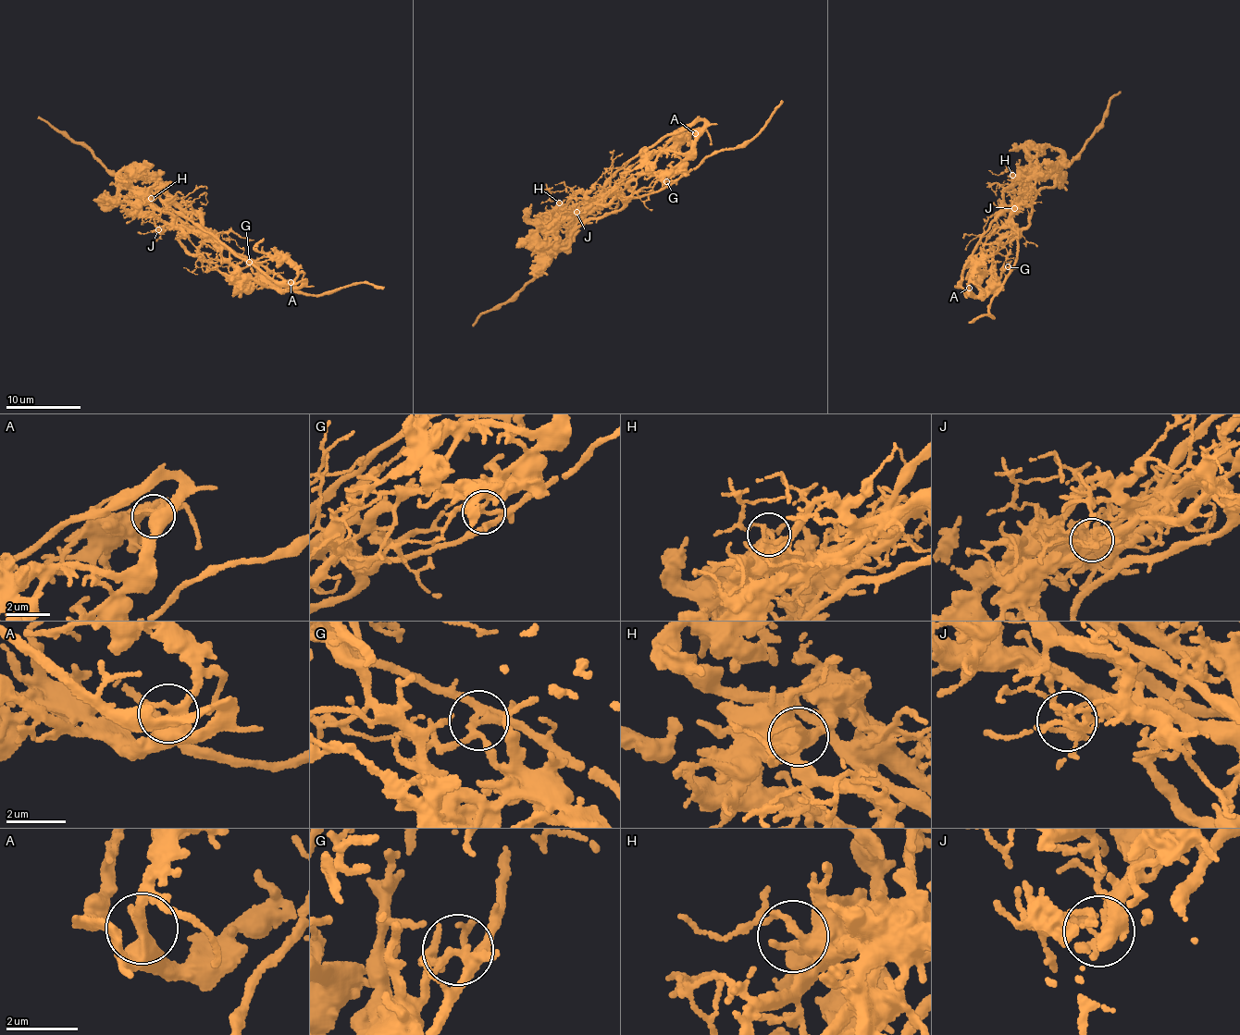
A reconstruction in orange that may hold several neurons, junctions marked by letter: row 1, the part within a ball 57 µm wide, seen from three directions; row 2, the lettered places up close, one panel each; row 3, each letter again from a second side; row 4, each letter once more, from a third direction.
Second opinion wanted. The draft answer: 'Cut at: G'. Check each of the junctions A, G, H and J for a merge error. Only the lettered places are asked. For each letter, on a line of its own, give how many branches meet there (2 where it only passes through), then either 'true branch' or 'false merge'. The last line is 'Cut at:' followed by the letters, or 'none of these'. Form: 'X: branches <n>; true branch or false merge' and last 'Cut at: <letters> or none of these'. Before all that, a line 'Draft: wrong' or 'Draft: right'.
Draft: right
A: branches 3; true branch
G: branches 5; false merge
H: branches 3; true branch
J: branches 4; true branch
Cut at: G

